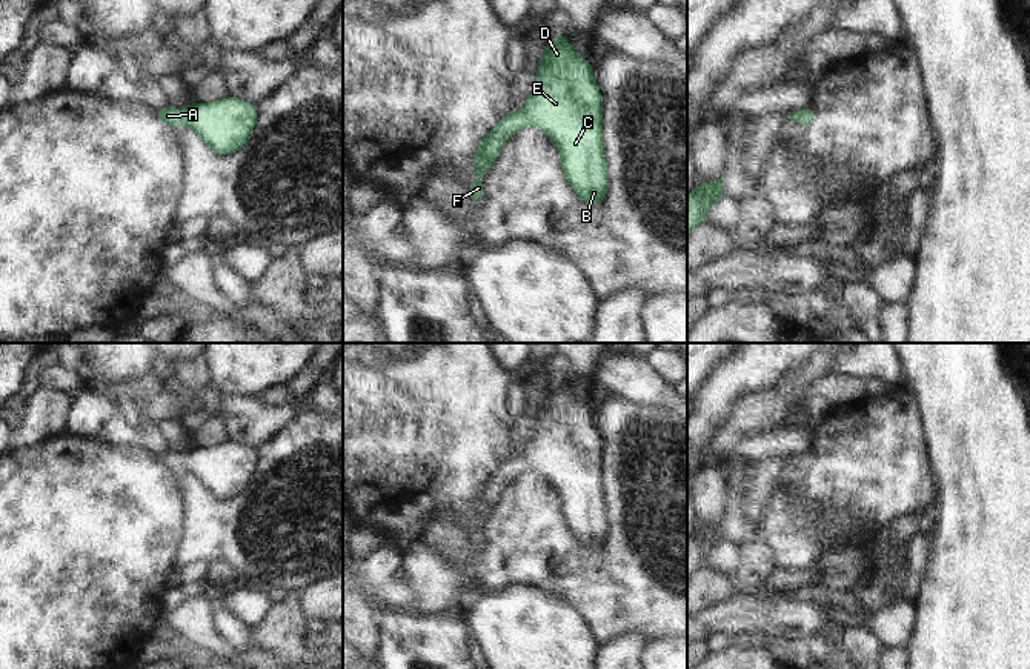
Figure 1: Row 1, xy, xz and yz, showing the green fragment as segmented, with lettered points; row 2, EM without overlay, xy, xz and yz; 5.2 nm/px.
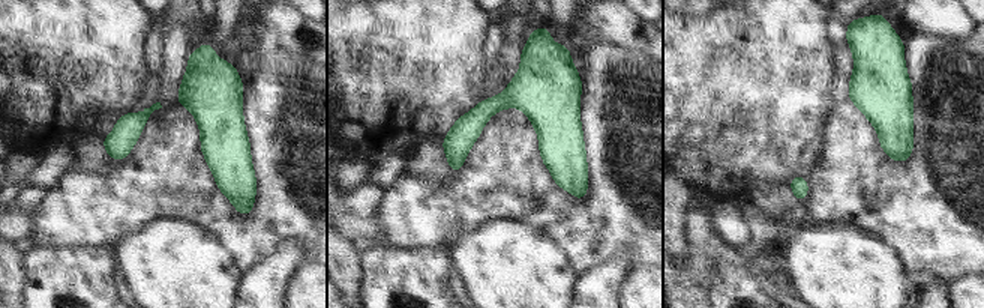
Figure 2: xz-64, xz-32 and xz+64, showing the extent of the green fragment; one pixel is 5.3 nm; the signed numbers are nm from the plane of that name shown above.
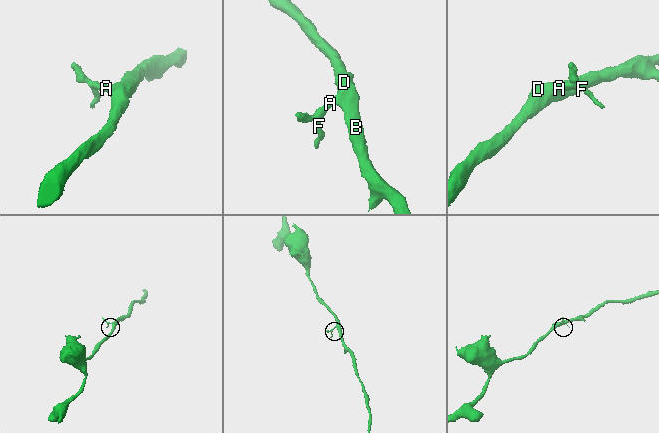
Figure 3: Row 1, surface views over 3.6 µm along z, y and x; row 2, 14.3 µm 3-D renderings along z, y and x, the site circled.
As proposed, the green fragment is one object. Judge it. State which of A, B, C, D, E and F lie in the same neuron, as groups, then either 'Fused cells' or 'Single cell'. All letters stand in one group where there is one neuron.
Groups: A B C D E F. Single cell.

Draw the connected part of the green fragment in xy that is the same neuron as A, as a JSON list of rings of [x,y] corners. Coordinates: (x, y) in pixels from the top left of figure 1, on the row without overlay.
[[[226,440],[214,448],[194,446],[184,454],[155,454],[155,461],[171,472],[183,469],[194,474],[212,495],[229,500],[248,489],[255,475],[258,452]]]

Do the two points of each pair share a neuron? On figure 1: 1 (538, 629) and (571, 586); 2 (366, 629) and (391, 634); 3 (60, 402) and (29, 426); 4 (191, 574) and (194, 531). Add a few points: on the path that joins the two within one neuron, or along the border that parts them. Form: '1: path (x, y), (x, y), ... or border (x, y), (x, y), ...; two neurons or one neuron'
1: border (528, 585), (560, 595), (588, 622); two neurons
2: border (378, 619), (378, 649), (375, 652); two neurons
3: path (53, 408), (37, 423); one neuron
4: border (206, 562), (189, 562), (179, 572); two neurons

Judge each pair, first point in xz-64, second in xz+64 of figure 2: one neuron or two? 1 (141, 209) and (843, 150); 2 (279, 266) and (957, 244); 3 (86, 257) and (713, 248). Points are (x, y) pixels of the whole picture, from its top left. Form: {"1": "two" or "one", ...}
{"1": "one", "2": "two", "3": "two"}

